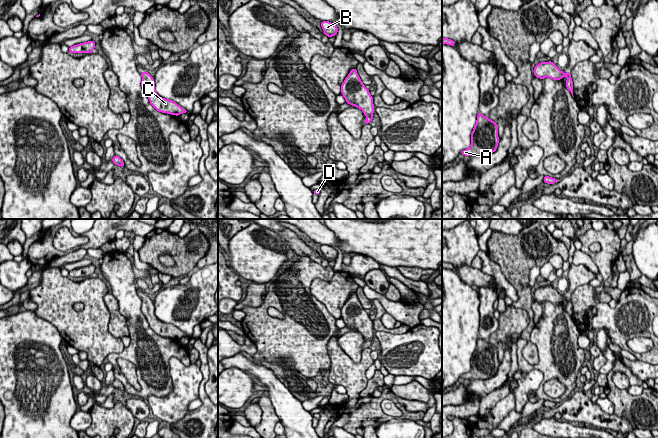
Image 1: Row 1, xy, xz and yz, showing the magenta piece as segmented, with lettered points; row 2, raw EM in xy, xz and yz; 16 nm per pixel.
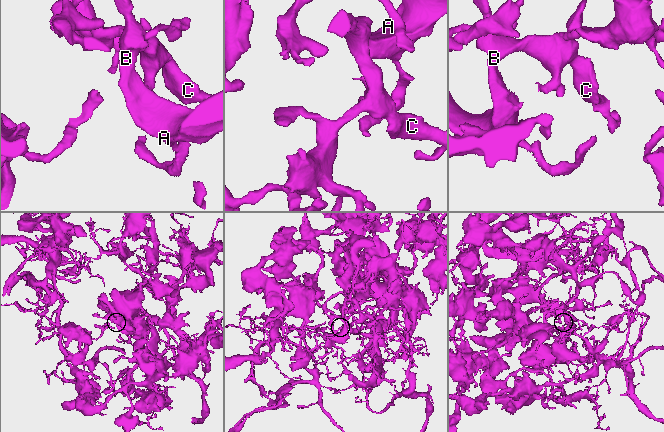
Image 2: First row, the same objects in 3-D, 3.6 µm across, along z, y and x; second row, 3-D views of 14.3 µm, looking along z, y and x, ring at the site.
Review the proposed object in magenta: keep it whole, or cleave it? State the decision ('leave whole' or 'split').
leave whole

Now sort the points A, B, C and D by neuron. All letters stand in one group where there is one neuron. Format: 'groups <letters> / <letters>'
groups A B C D

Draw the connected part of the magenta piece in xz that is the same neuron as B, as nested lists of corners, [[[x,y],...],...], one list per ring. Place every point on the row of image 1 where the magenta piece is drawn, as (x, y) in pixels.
[[[321,21],[321,27],[324,31],[324,34],[328,37],[337,35],[338,28],[336,25],[329,21]]]

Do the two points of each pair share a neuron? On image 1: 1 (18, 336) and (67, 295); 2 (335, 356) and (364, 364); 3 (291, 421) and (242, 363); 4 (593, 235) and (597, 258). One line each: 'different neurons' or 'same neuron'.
1: different neurons
2: same neuron
3: same neuron
4: same neuron

